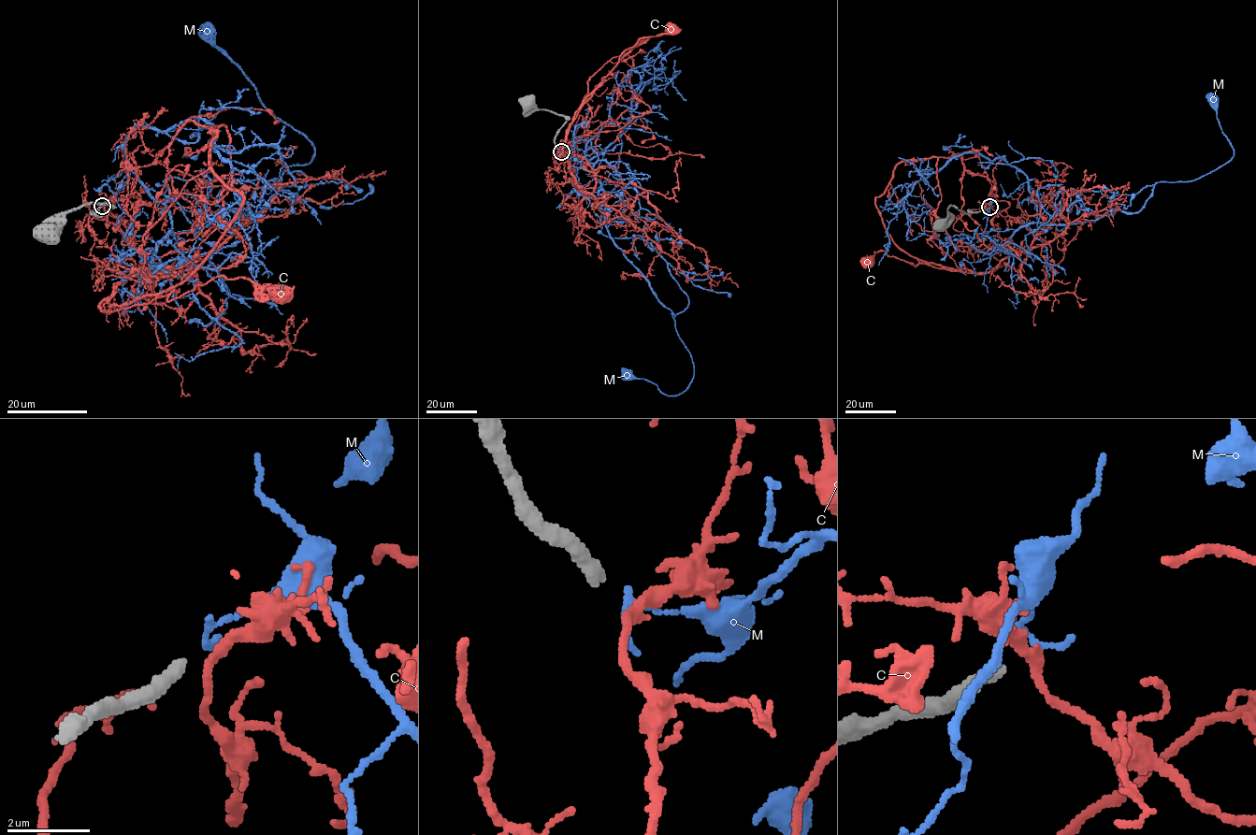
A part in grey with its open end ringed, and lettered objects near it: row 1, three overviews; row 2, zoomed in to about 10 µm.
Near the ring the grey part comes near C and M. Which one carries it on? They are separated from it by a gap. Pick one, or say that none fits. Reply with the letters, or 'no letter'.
no letter

